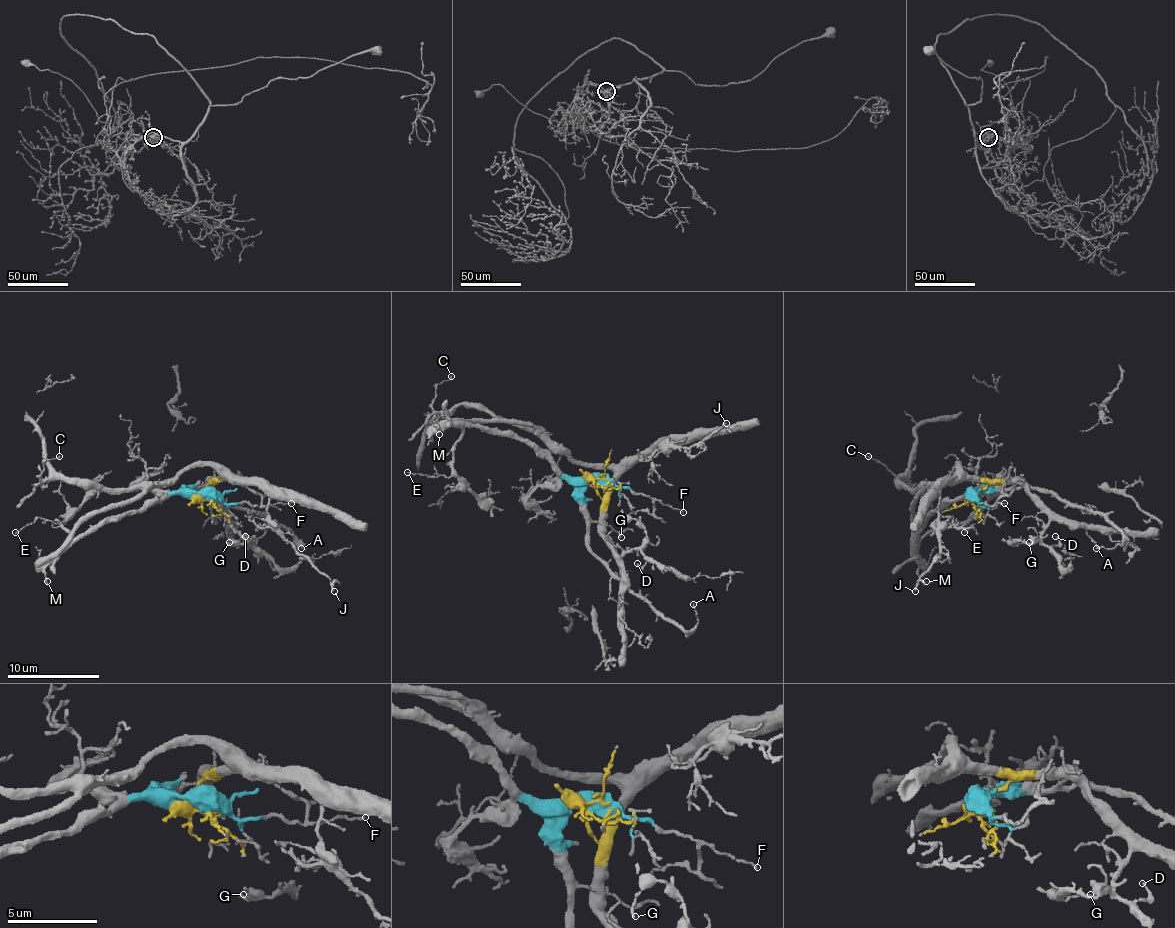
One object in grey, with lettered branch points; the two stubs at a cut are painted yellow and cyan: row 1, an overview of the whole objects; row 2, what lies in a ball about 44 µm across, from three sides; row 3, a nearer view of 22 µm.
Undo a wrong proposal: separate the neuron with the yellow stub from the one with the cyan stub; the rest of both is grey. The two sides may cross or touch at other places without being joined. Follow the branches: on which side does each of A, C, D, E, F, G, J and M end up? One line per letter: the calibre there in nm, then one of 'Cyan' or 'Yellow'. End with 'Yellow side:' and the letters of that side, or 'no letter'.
A: Thickness 120 nm. Cyan
C: Thickness 110 nm. Yellow
D: Thickness 110 nm. Yellow
E: Thickness 110 nm. Cyan
F: Thickness 100 nm. Cyan
G: Thickness 120 nm. Yellow
J: Thickness 120 nm. Yellow
M: Thickness 110 nm. Cyan
Yellow side: C, D, G, J

